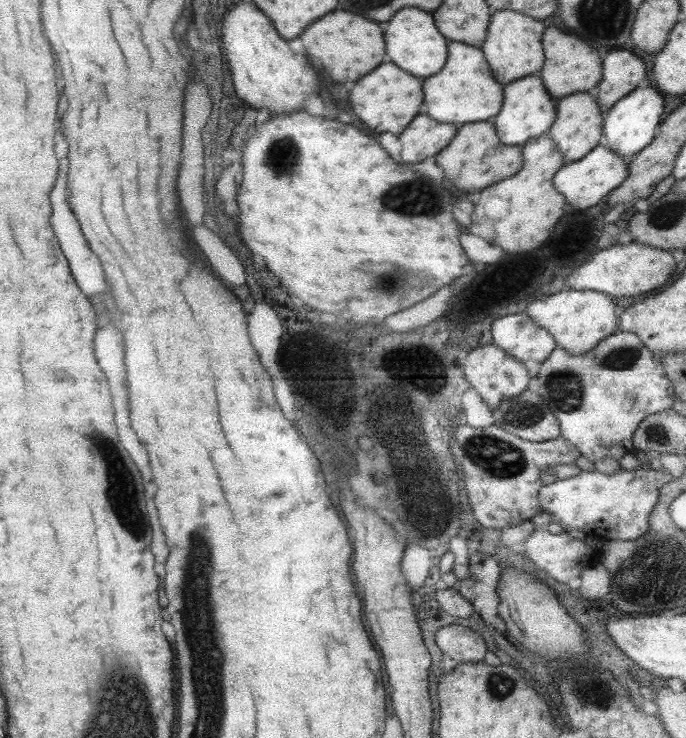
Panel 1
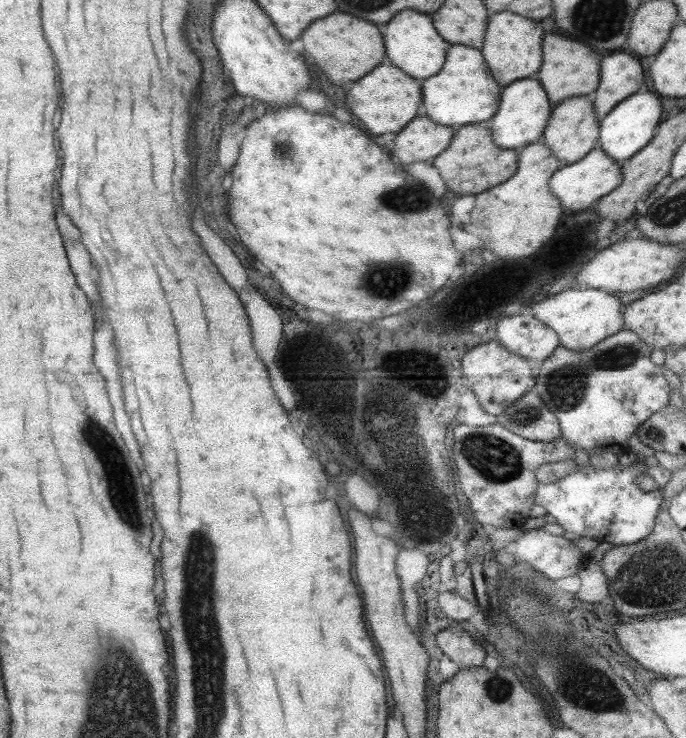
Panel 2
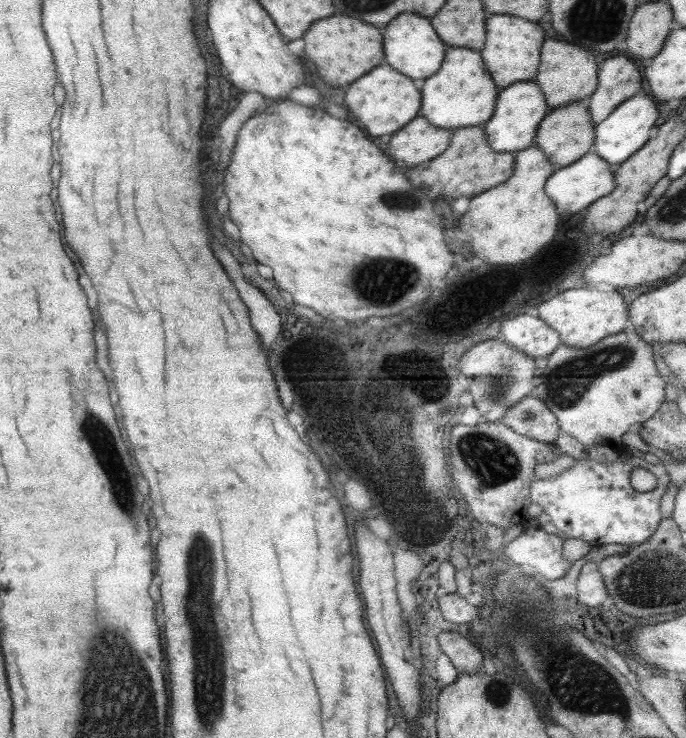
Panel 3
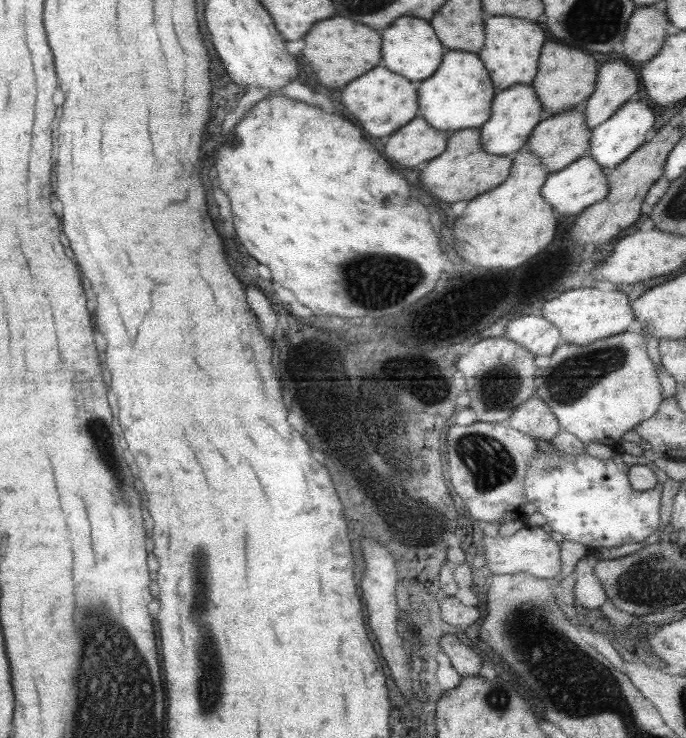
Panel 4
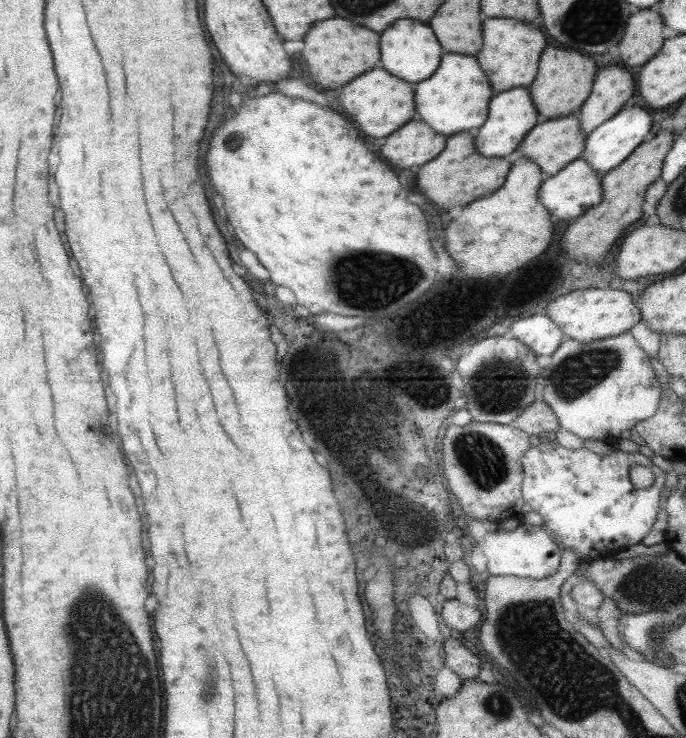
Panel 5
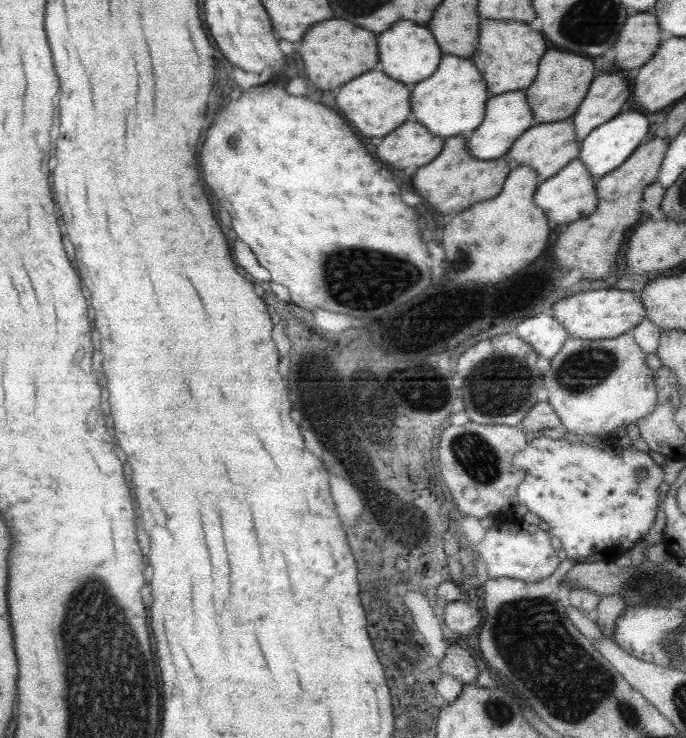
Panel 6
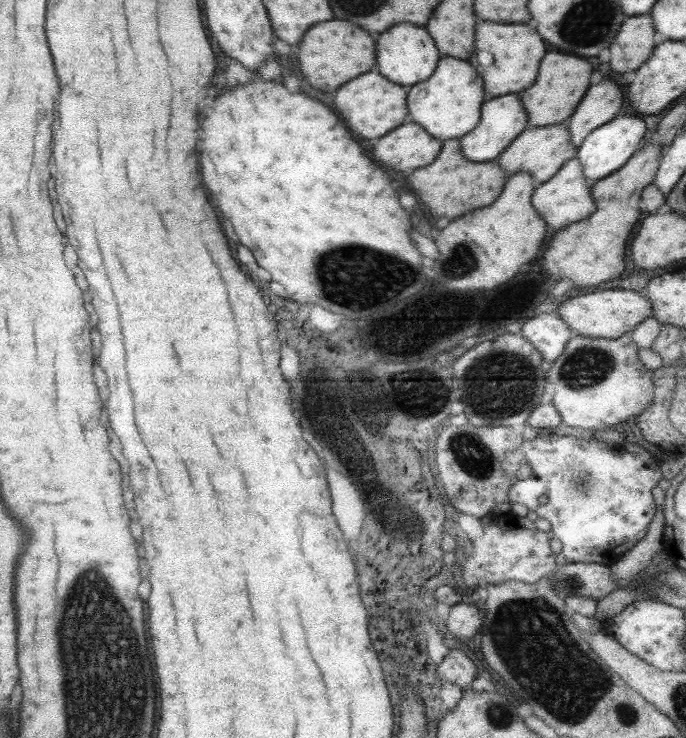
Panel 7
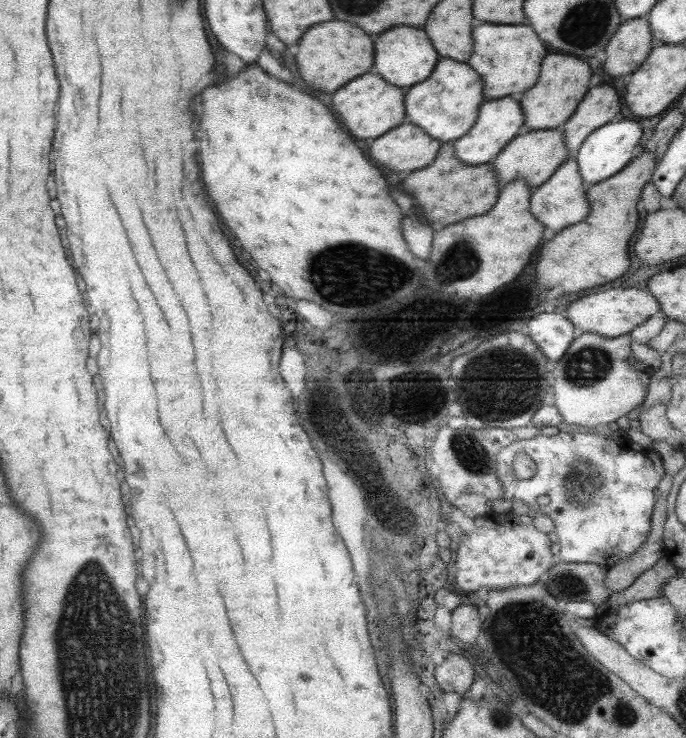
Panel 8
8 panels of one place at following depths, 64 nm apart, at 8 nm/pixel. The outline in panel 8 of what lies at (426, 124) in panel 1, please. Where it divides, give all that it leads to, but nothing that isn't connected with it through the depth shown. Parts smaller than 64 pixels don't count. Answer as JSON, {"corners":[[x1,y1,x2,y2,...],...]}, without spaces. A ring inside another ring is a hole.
{"corners":[[403,122,375,138,369,144,369,158,395,172,419,170,429,166,440,147,440,141,425,134,419,126]]}

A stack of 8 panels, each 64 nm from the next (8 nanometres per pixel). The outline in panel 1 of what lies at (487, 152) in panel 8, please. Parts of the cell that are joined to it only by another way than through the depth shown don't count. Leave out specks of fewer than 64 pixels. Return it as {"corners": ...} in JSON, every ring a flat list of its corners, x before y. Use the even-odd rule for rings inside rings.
{"corners":[[538,75,527,76,527,78,503,85,503,104,499,112,491,119,499,142,507,146,522,146,527,140,545,134,555,119,555,105,556,100,545,91,543,81]]}

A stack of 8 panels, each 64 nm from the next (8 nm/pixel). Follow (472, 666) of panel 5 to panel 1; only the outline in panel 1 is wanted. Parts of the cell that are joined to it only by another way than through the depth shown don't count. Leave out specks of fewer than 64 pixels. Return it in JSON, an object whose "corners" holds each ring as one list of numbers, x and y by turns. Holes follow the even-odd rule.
{"corners":[[449,624,438,628,434,634,434,641,443,655,451,657,458,664,481,662,487,650,481,634,461,624]]}

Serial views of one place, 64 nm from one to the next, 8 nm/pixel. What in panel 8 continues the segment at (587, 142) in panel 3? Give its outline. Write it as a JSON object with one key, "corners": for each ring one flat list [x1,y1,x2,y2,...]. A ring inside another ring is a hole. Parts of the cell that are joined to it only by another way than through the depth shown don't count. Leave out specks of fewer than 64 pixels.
{"corners":[[547,128,547,130,526,130,516,134,495,156,491,164,495,168,495,176,499,187,505,186,513,180,523,180,531,189,543,184,557,166,567,158,567,146,563,140,561,128]]}

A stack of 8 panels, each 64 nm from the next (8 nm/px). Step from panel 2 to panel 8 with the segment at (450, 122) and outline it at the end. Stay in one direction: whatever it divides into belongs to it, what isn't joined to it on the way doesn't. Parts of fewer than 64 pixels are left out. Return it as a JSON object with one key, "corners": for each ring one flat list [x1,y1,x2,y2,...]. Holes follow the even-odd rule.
{"corners":[[439,58,431,74,421,82,404,90,406,122,419,126,431,138,454,142,475,123,479,105,484,101,481,78,463,62]]}

